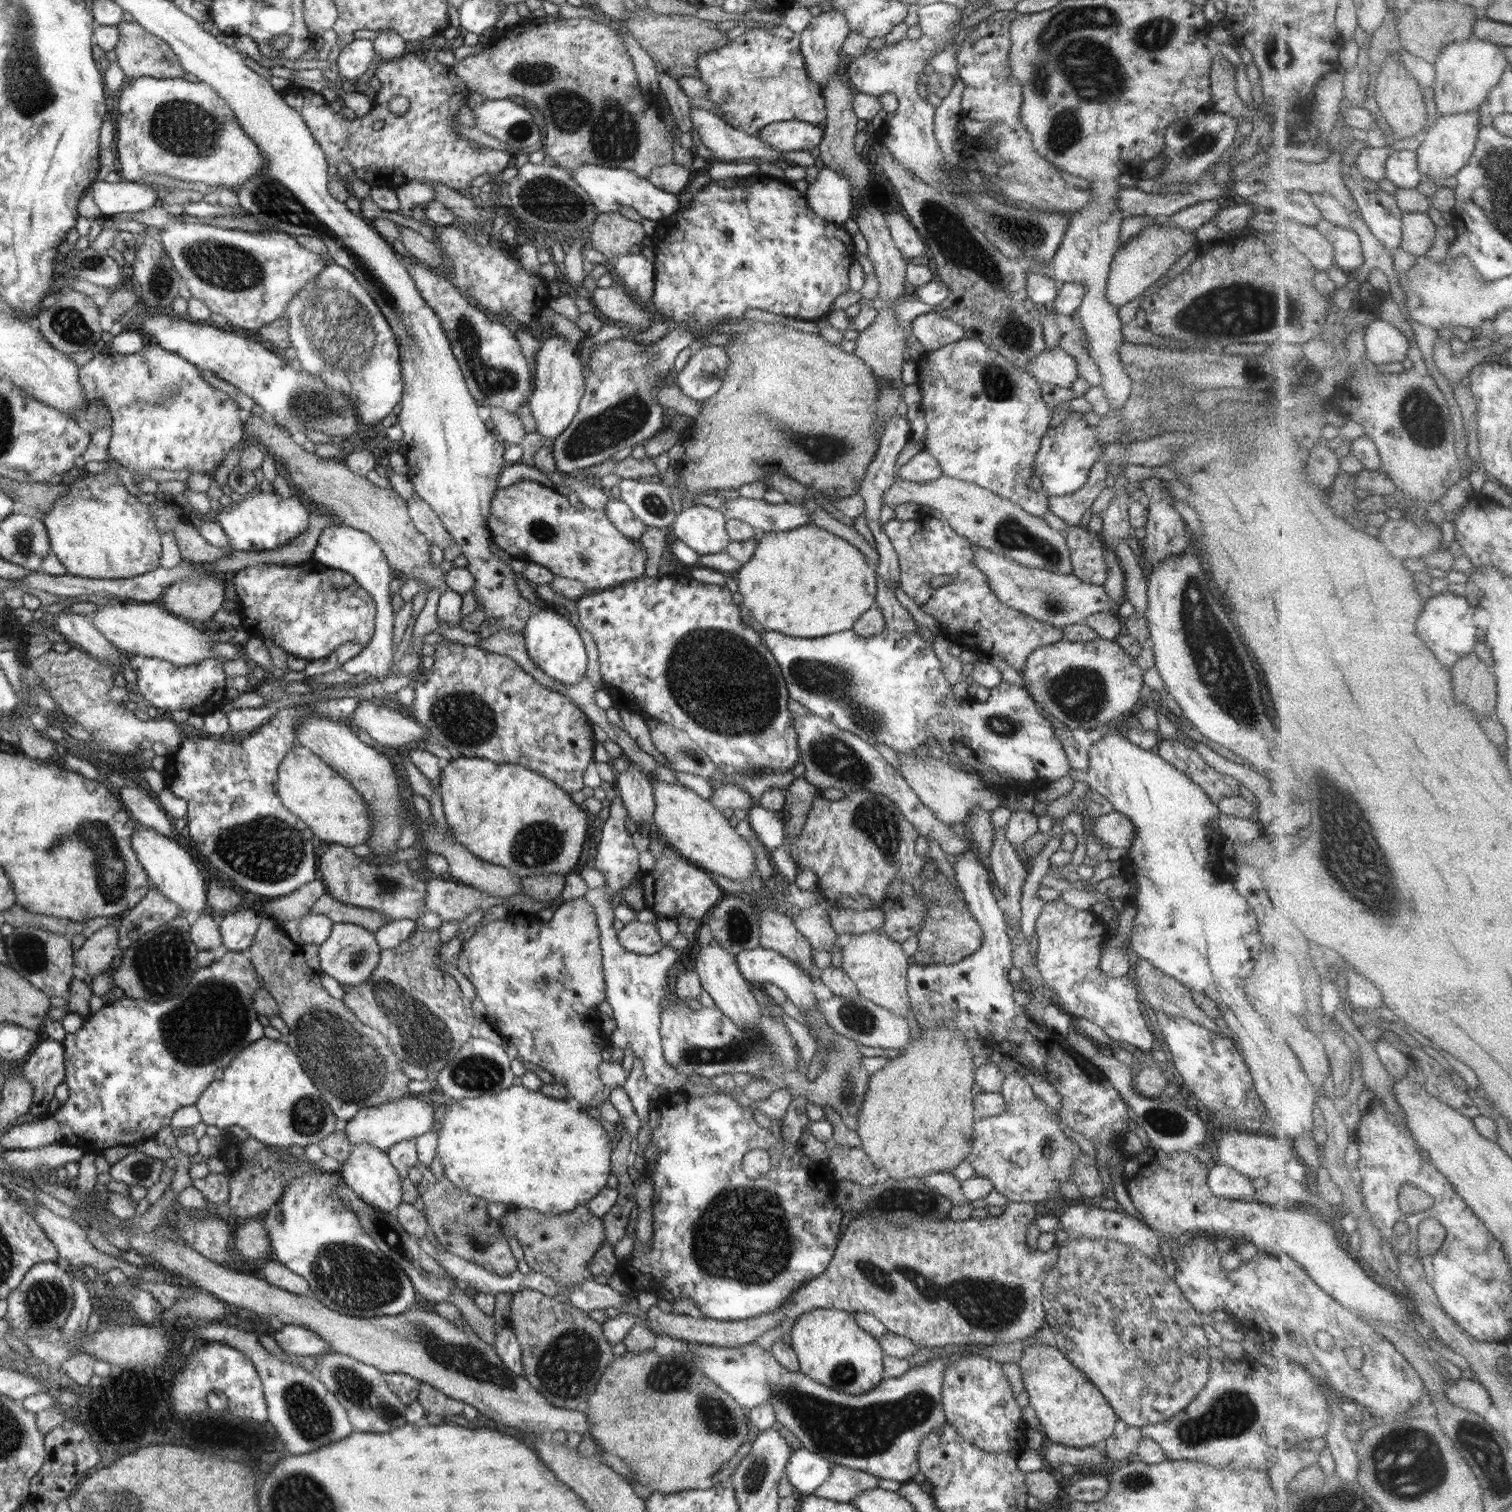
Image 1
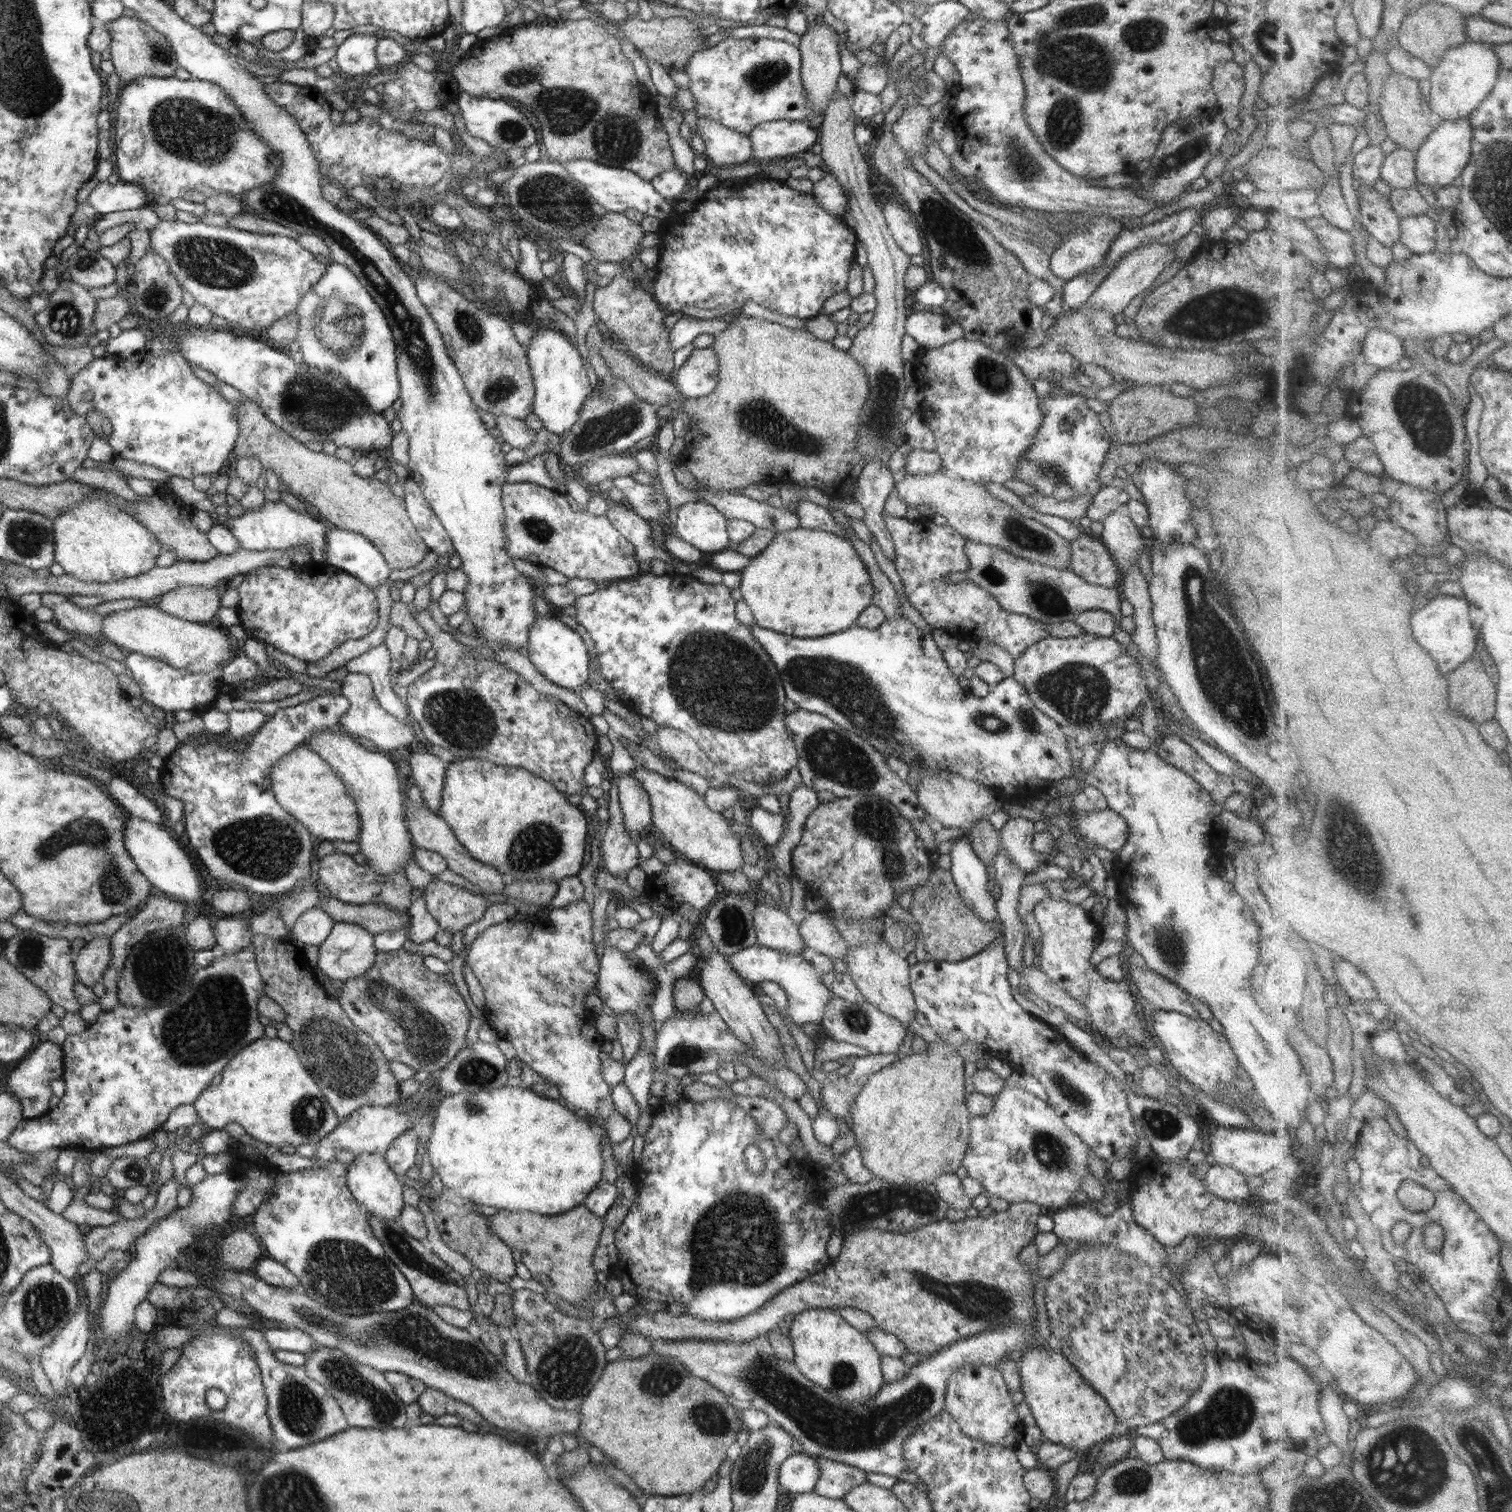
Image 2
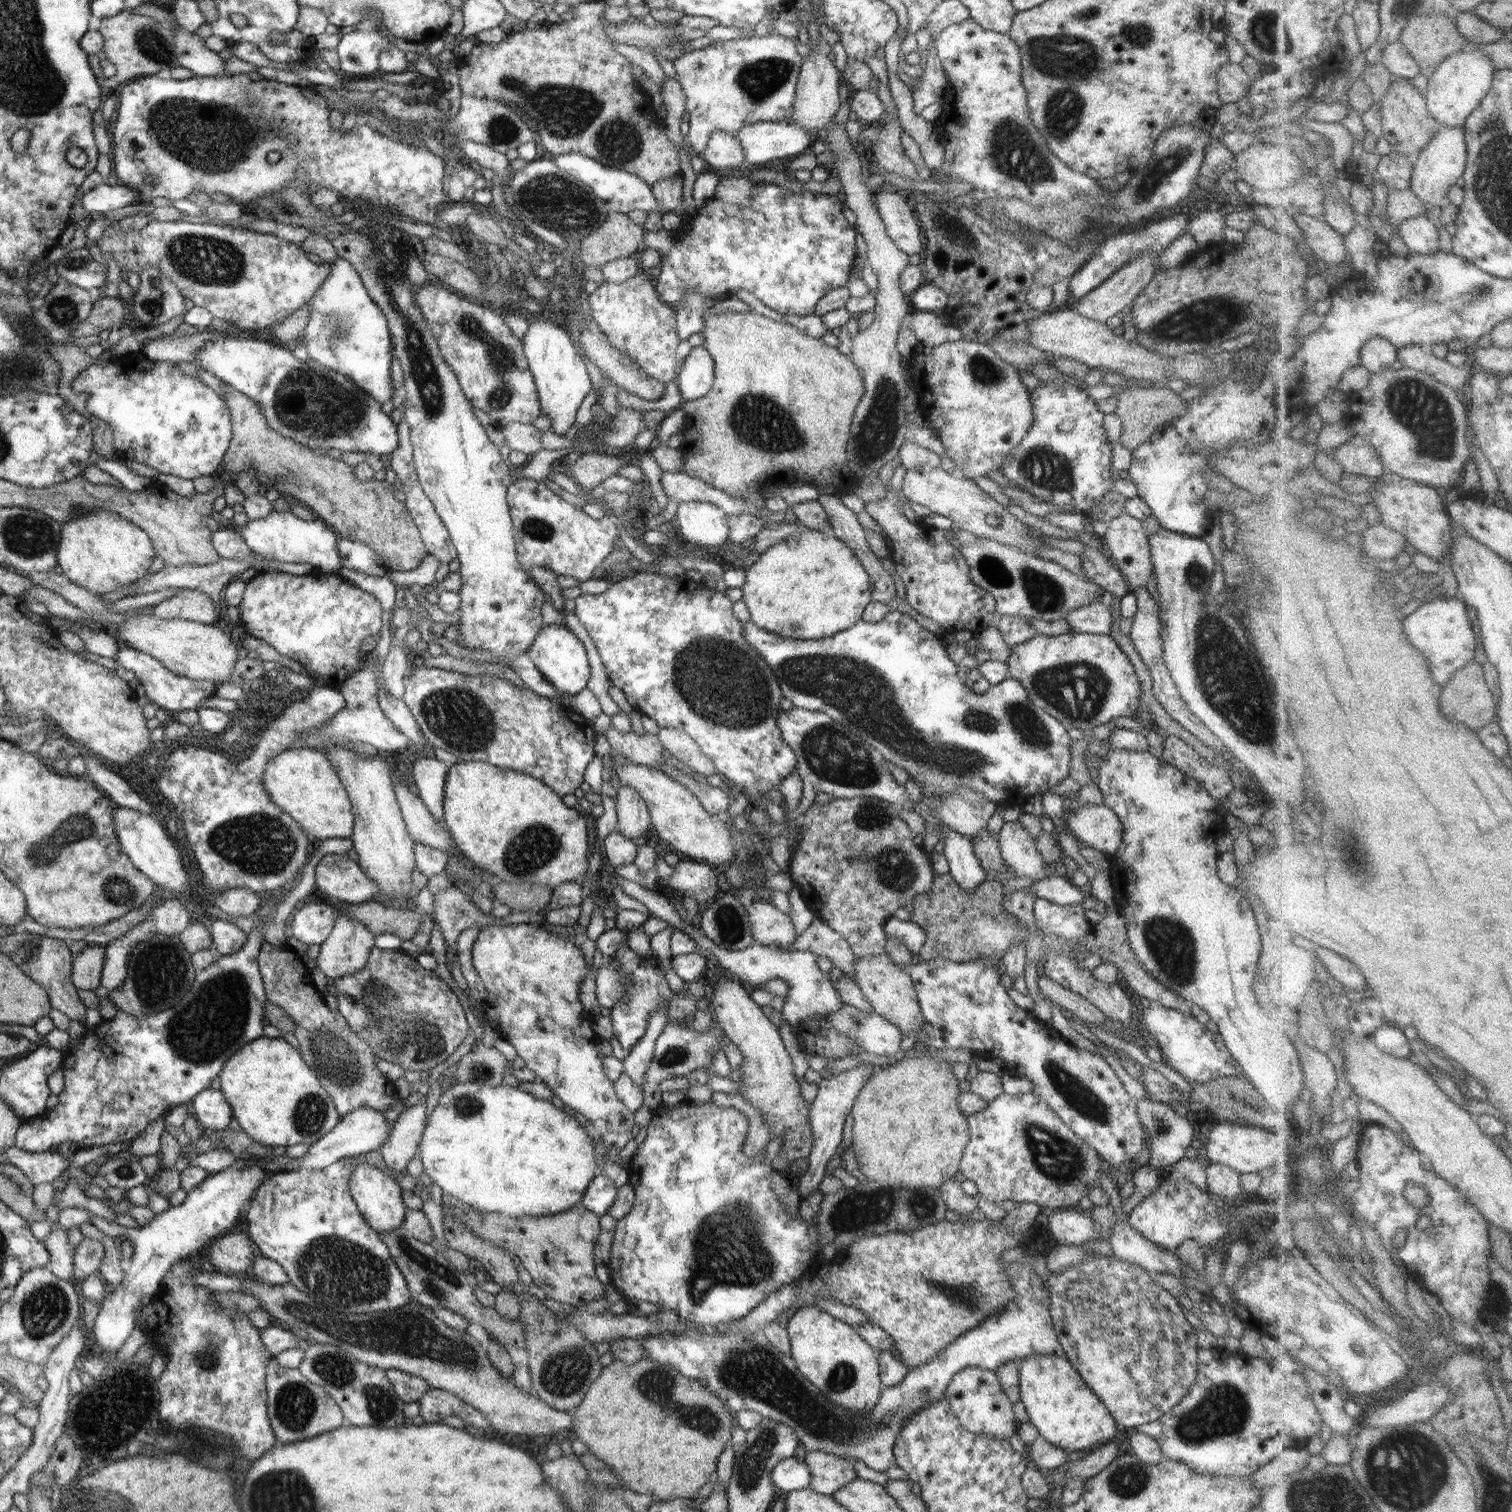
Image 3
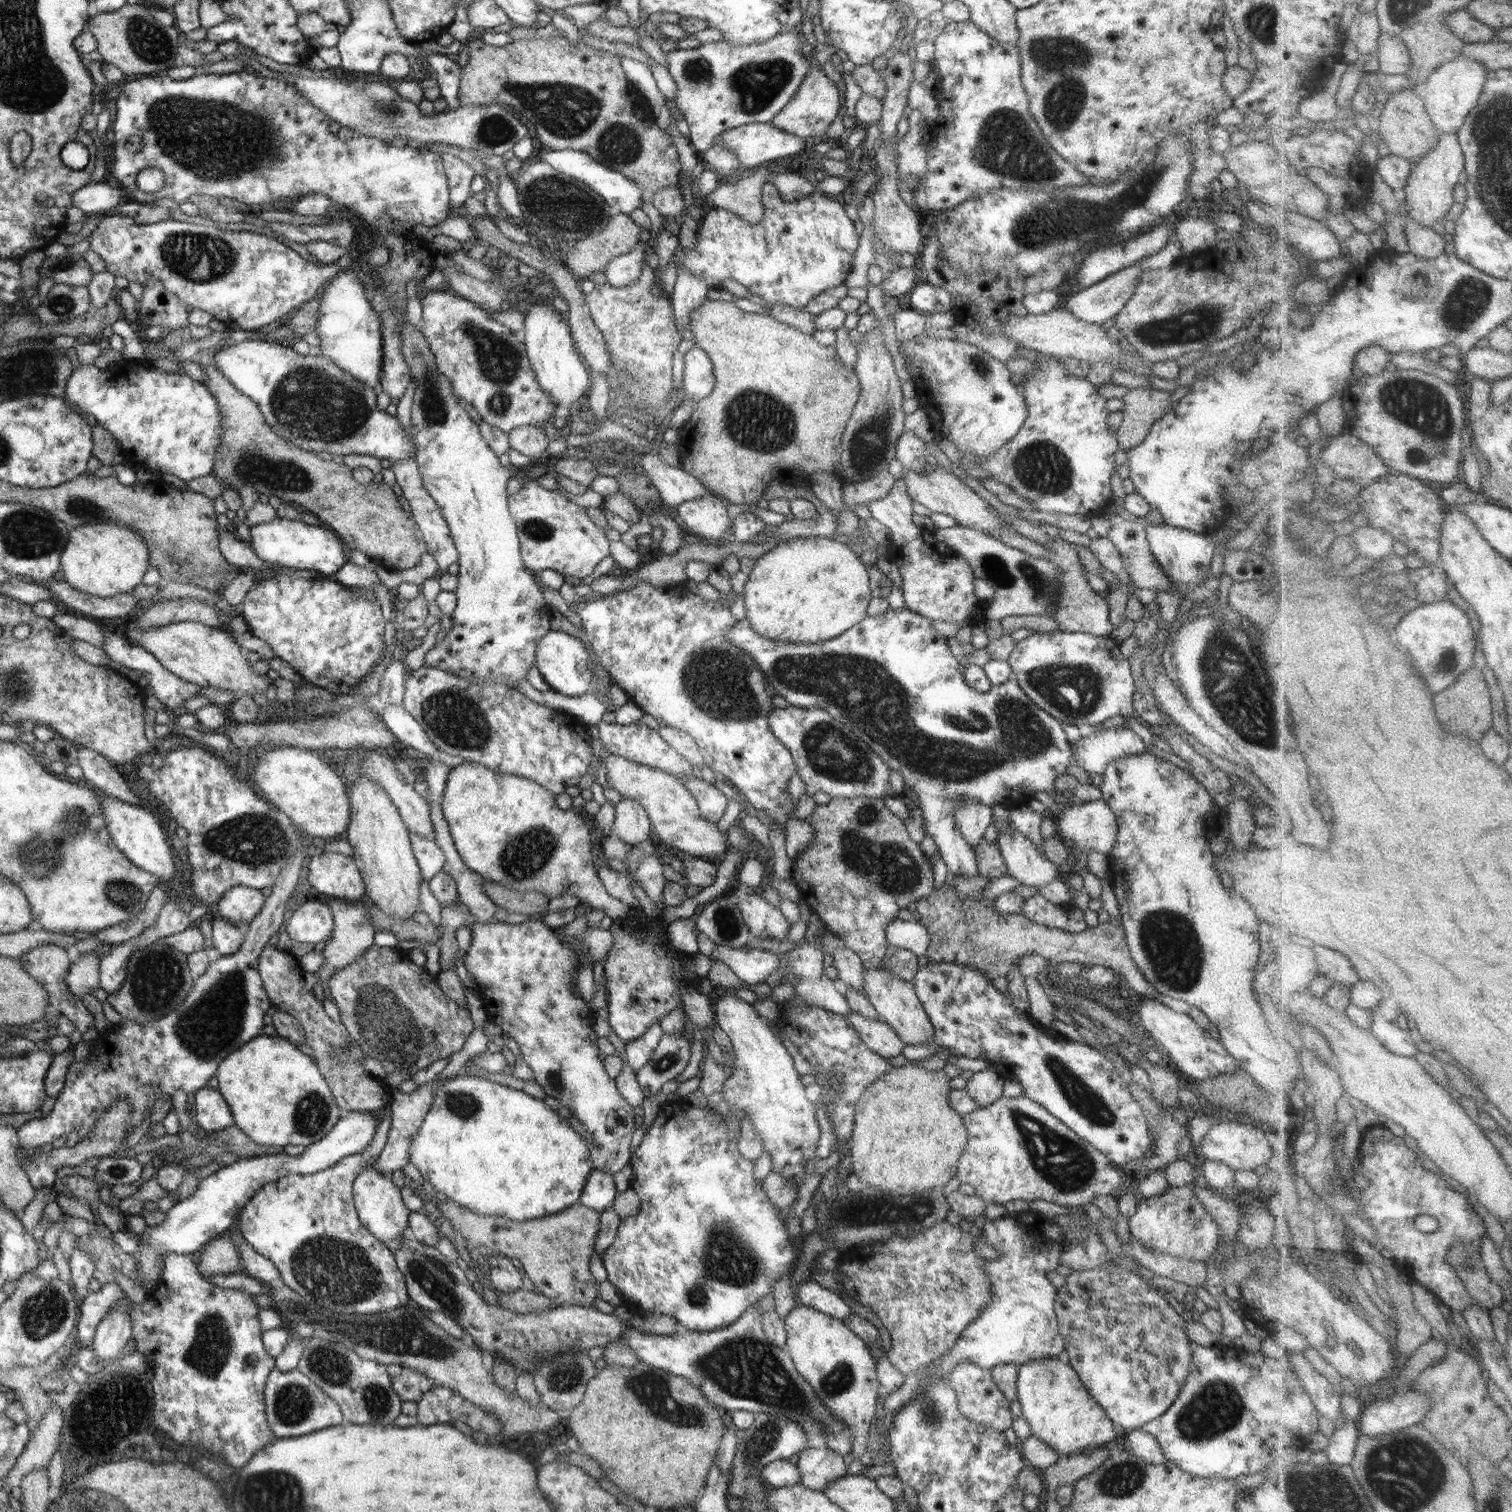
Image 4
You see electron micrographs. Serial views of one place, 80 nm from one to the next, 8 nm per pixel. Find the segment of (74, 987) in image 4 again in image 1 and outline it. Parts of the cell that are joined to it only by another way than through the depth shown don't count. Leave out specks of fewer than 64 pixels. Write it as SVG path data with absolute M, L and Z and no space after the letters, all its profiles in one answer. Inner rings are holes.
M119 921L96 931L74 953L75 964L84 970L86 978L93 980L94 976L112 970L117 963L118 928Z

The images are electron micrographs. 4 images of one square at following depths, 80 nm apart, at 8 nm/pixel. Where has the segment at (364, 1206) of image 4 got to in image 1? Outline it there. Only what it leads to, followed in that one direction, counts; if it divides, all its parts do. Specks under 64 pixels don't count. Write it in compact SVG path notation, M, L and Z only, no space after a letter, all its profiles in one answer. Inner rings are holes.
M361 1142L351 1149L350 1156L343 1162L340 1176L360 1199L376 1210L394 1215L403 1203L401 1190L403 1179L398 1174L397 1167L393 1165L387 1151L378 1150L367 1142Z

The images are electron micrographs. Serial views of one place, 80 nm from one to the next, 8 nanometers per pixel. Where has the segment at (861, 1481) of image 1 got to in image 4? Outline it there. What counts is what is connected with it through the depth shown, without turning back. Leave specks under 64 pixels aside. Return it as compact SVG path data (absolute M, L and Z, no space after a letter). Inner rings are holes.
M828 1446L822 1448L805 1448L796 1462L800 1483L806 1488L822 1491L832 1481L848 1475L848 1467L842 1454L837 1454Z

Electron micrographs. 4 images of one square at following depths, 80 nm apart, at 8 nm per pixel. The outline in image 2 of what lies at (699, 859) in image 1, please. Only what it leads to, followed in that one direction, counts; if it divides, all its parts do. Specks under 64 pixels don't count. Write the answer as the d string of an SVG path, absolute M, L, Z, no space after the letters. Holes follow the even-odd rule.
M636 766L631 775L642 785L650 799L651 828L660 830L661 837L672 852L715 874L743 870L743 850L739 835L730 829L730 821L722 813L710 810L695 790L683 782L666 778L642 766Z

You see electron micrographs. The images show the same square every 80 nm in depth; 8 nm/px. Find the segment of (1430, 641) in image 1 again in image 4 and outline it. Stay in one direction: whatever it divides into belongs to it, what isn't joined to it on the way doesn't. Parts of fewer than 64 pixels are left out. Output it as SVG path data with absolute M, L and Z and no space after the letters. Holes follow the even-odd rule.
M1453 601L1421 604L1410 611L1396 626L1398 644L1410 654L1415 668L1422 672L1434 692L1444 692L1454 686L1463 674L1476 666L1478 640L1470 616Z

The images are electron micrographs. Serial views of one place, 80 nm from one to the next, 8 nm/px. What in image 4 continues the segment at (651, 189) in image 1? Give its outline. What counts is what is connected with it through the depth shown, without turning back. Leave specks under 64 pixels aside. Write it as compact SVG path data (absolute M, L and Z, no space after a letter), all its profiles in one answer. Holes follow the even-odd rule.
M543 148L536 155L535 160L545 162L554 170L577 178L580 182L587 184L594 192L600 194L615 212L629 215L633 210L636 210L644 200L649 199L648 195L646 195L643 190L640 190L636 183L626 178L623 174L600 164L586 153L572 149L551 151L548 148Z

